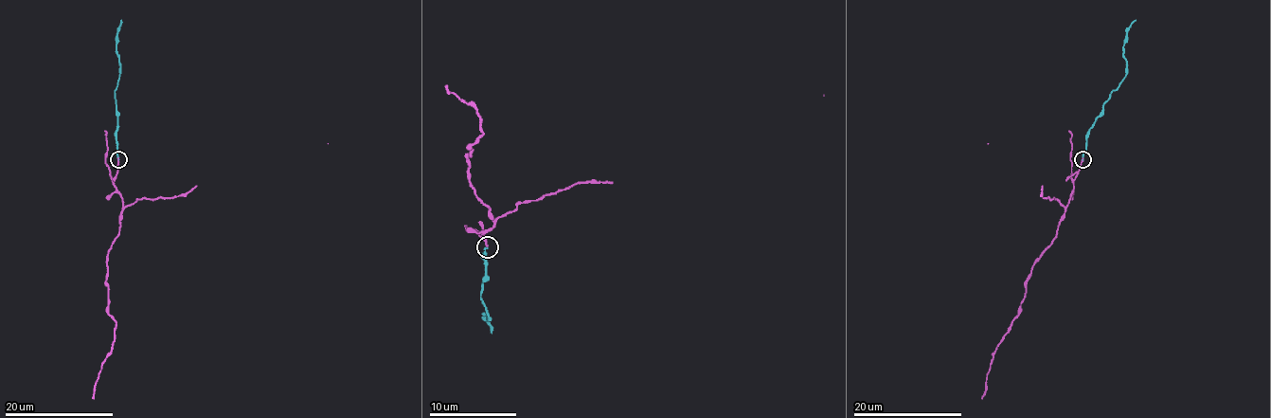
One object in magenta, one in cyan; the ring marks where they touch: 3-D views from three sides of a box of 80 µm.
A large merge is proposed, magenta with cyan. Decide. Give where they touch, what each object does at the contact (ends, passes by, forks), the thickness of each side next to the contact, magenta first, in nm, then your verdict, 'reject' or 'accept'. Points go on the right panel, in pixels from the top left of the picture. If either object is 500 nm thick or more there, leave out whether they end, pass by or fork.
place (1083, 159); magenta ends; cyan ends; calibres 220 and 130 nm; accept

